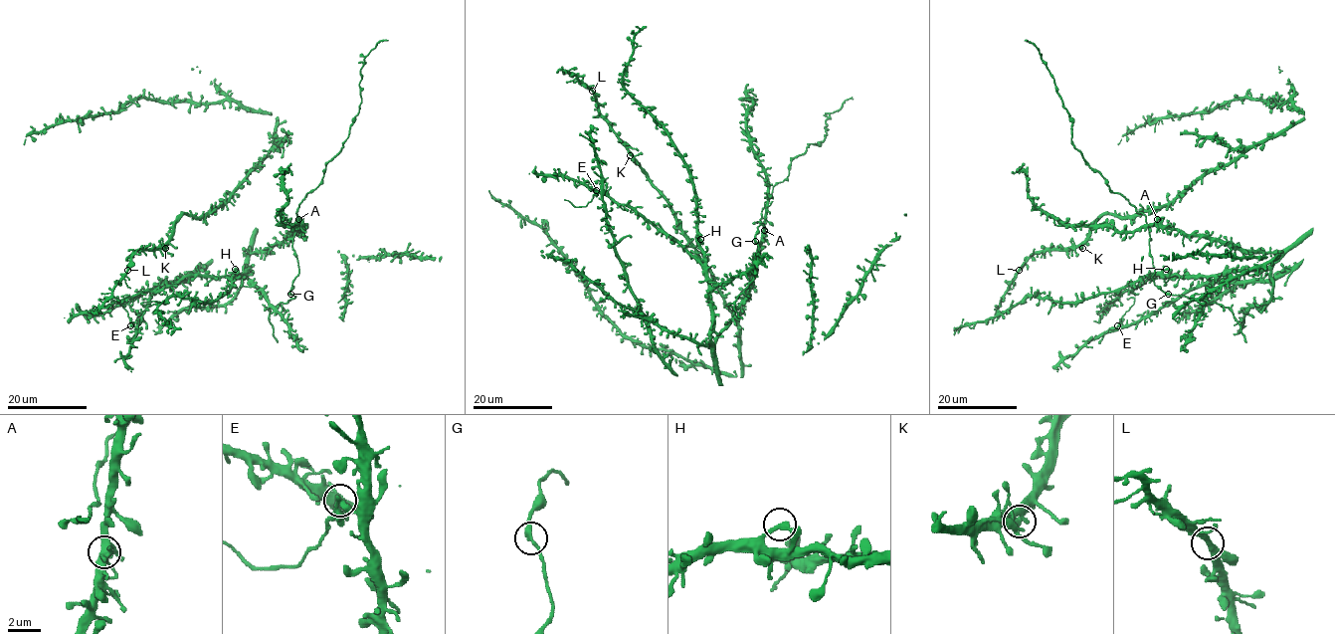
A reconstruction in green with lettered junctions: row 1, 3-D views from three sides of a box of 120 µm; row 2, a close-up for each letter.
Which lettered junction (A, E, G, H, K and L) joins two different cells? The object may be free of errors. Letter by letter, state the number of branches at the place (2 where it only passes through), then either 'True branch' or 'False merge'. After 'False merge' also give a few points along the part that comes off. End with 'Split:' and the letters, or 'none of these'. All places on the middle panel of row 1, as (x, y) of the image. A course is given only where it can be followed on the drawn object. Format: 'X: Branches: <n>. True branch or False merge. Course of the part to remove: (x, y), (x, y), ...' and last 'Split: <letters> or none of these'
A: Branches: 2. True branch
E: Branches: 2. False merge. Course of the part to remove: (596, 190), (585, 206), (573, 206), (564, 199)
G: Branches: 2. True branch
H: Branches: 2. True branch
K: Branches: 2. True branch
L: Branches: 2. True branch
Split: E

